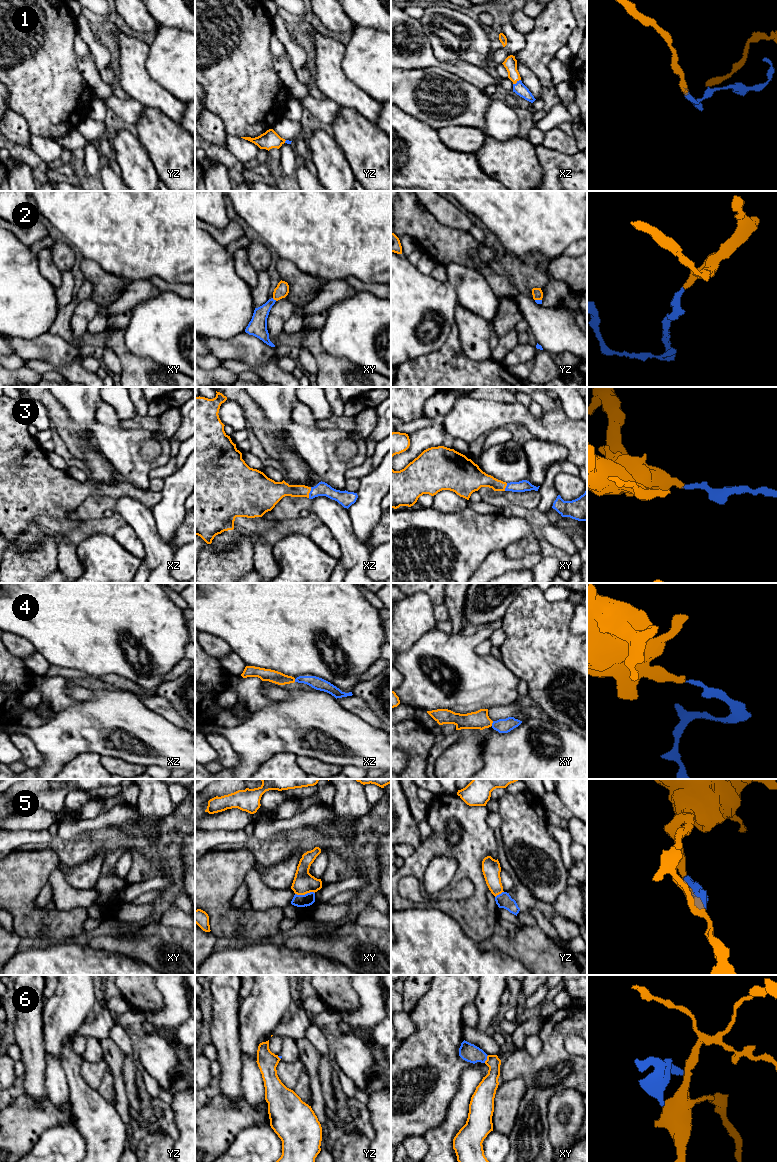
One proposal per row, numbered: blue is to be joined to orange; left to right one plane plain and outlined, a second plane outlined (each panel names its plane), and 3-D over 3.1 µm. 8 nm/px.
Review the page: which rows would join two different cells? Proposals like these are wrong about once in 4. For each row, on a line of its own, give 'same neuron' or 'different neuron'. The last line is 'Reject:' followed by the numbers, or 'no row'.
1: same neuron
2: same neuron
3: same neuron
4: same neuron
5: different neuron
6: different neuron
Reject: 5, 6

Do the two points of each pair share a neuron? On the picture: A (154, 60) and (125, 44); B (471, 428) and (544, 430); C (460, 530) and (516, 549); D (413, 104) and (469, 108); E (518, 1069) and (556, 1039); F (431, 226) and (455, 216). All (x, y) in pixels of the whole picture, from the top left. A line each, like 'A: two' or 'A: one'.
A: two
B: one
C: two
D: one
E: one
F: two

